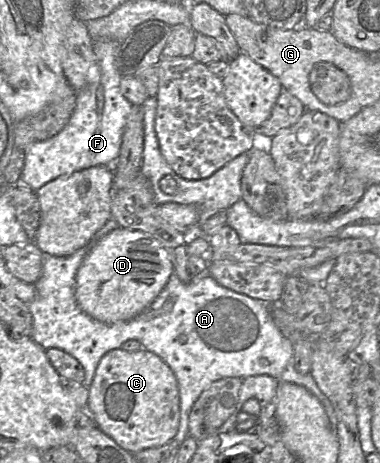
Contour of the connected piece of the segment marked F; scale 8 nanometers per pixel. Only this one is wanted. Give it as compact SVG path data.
M112 39L93 42L101 81L88 83L77 91L76 108L68 125L60 133L27 147L19 179L26 182L32 191L37 192L41 186L62 175L71 175L94 166L112 167L118 159L122 135L132 110L132 104L124 97L120 88L121 75L116 66L120 44L121 42Z

